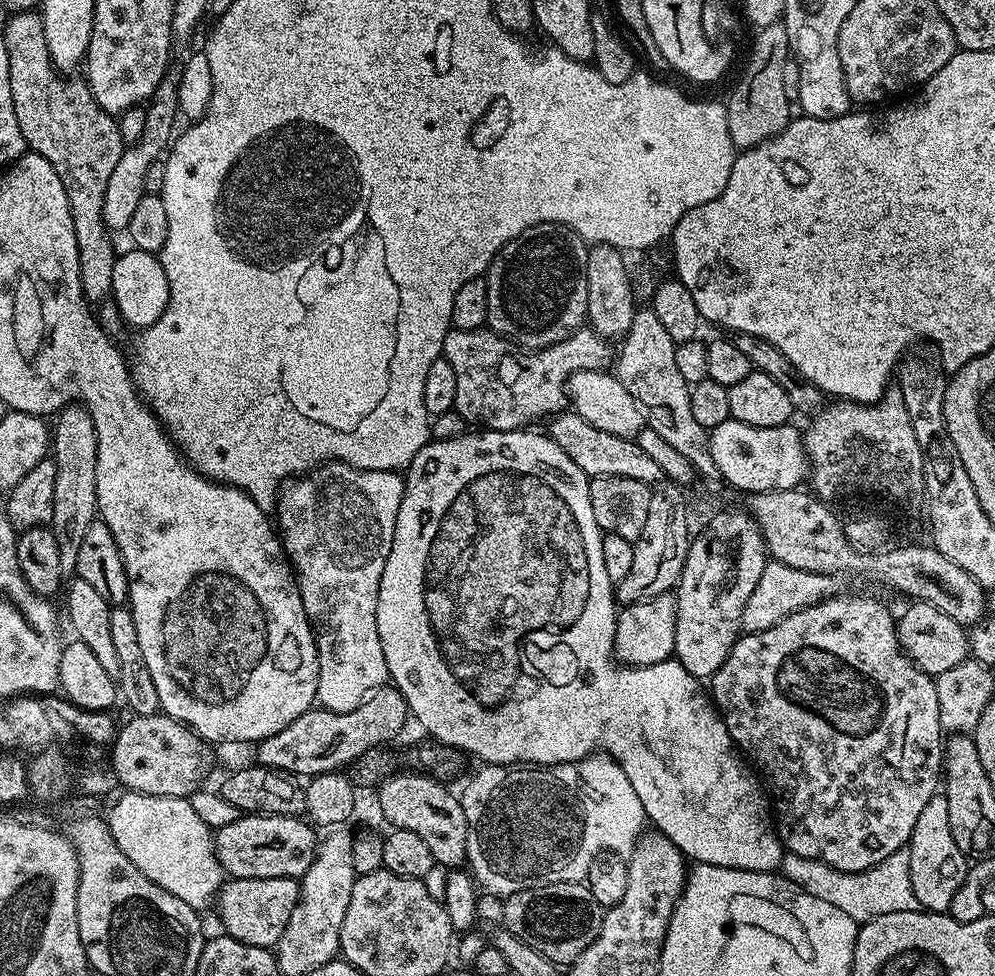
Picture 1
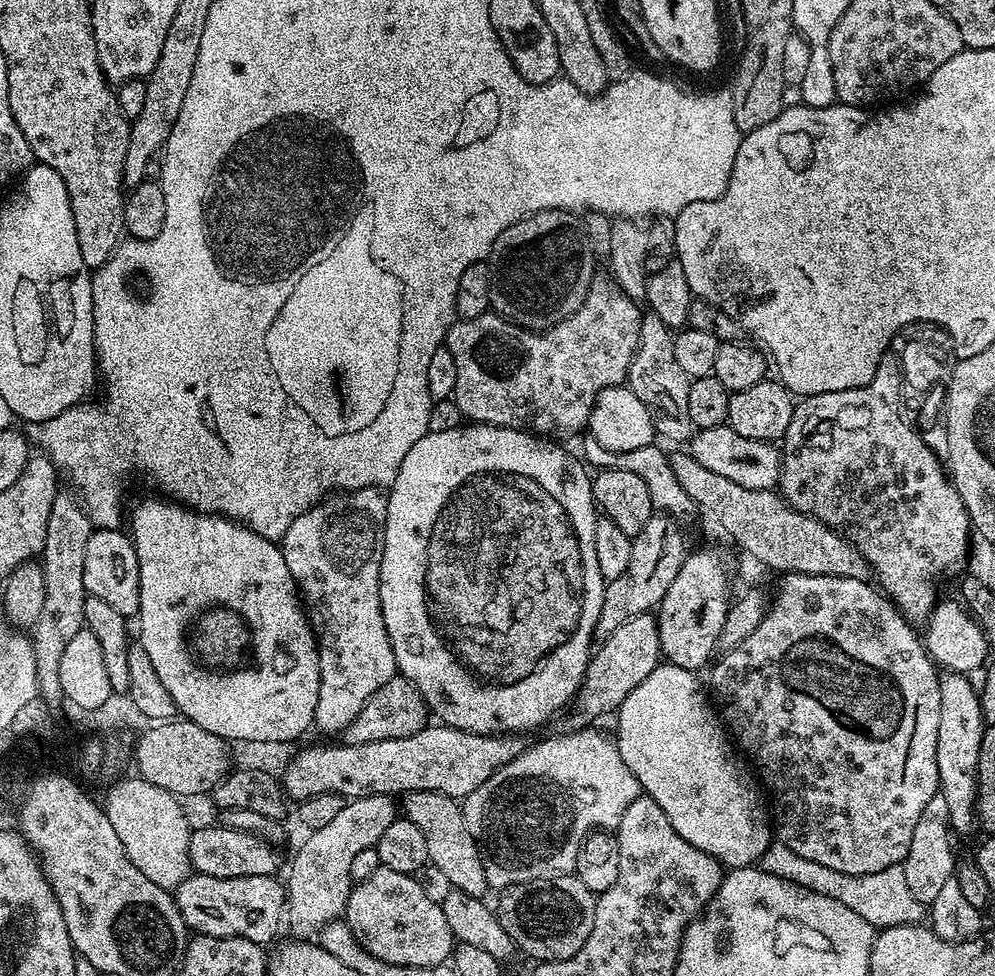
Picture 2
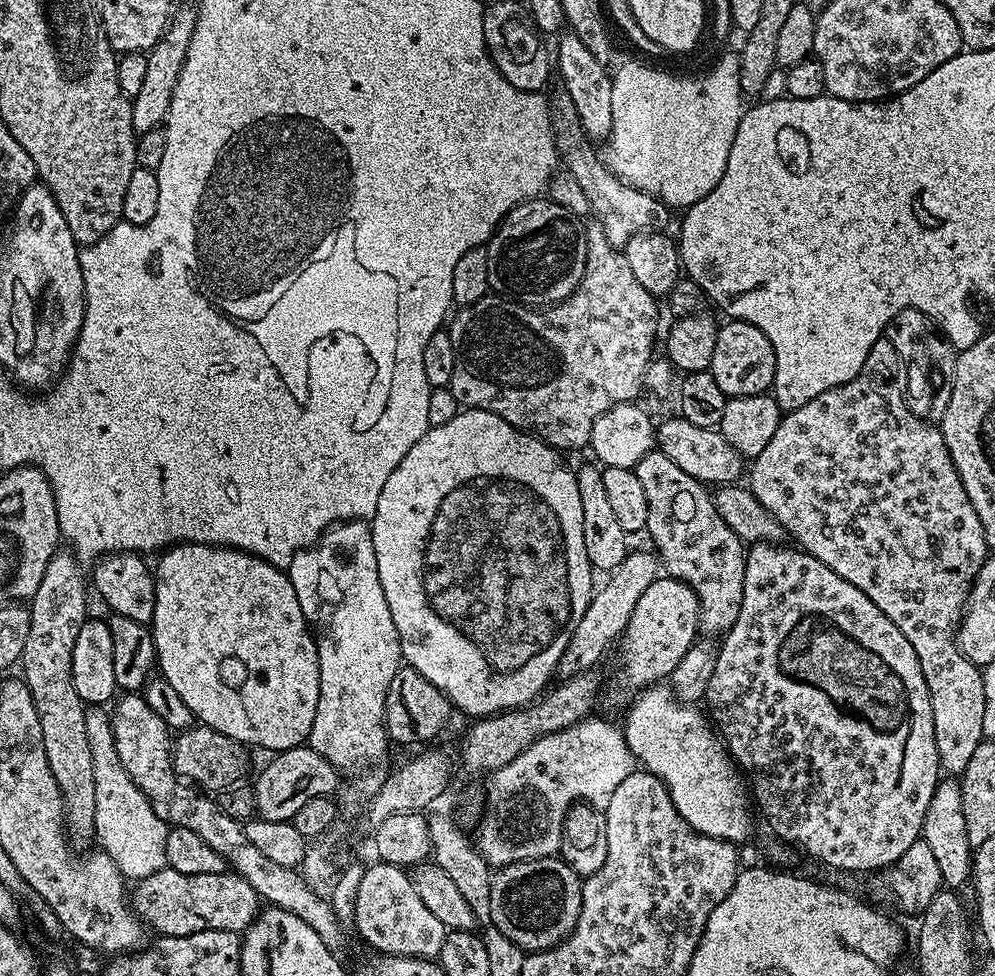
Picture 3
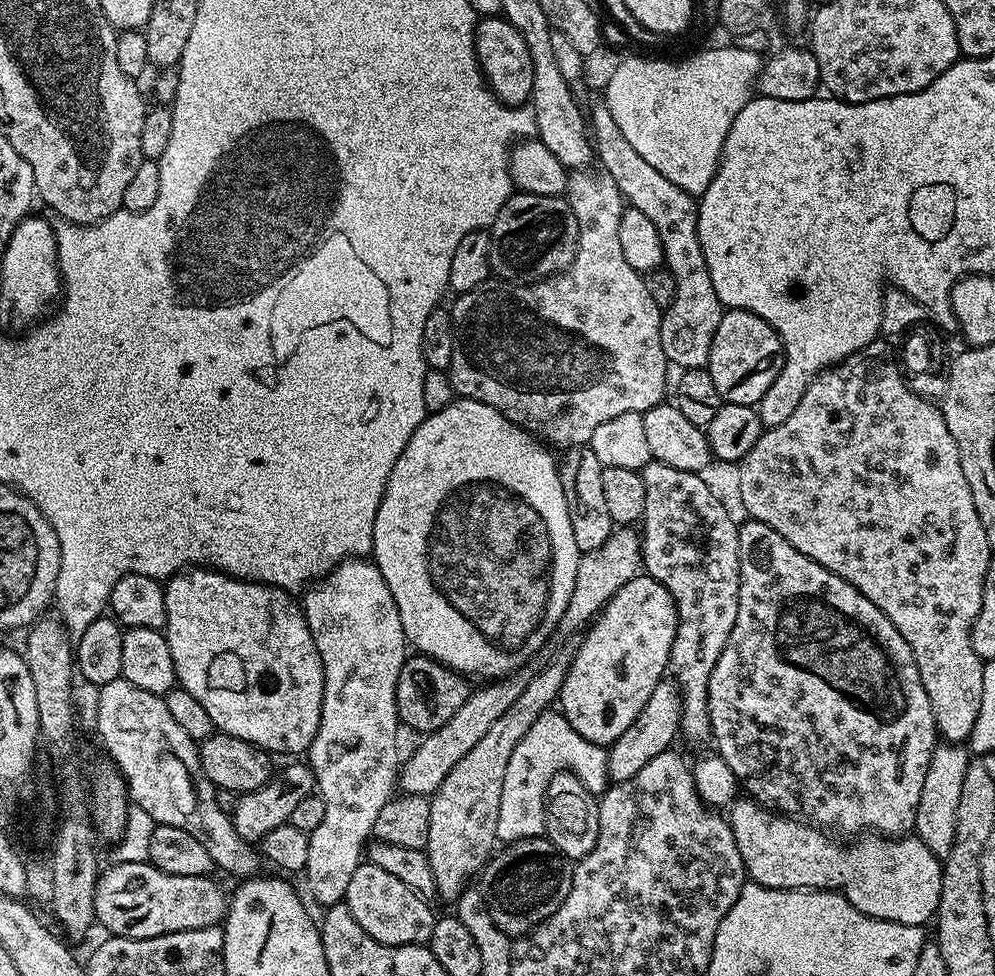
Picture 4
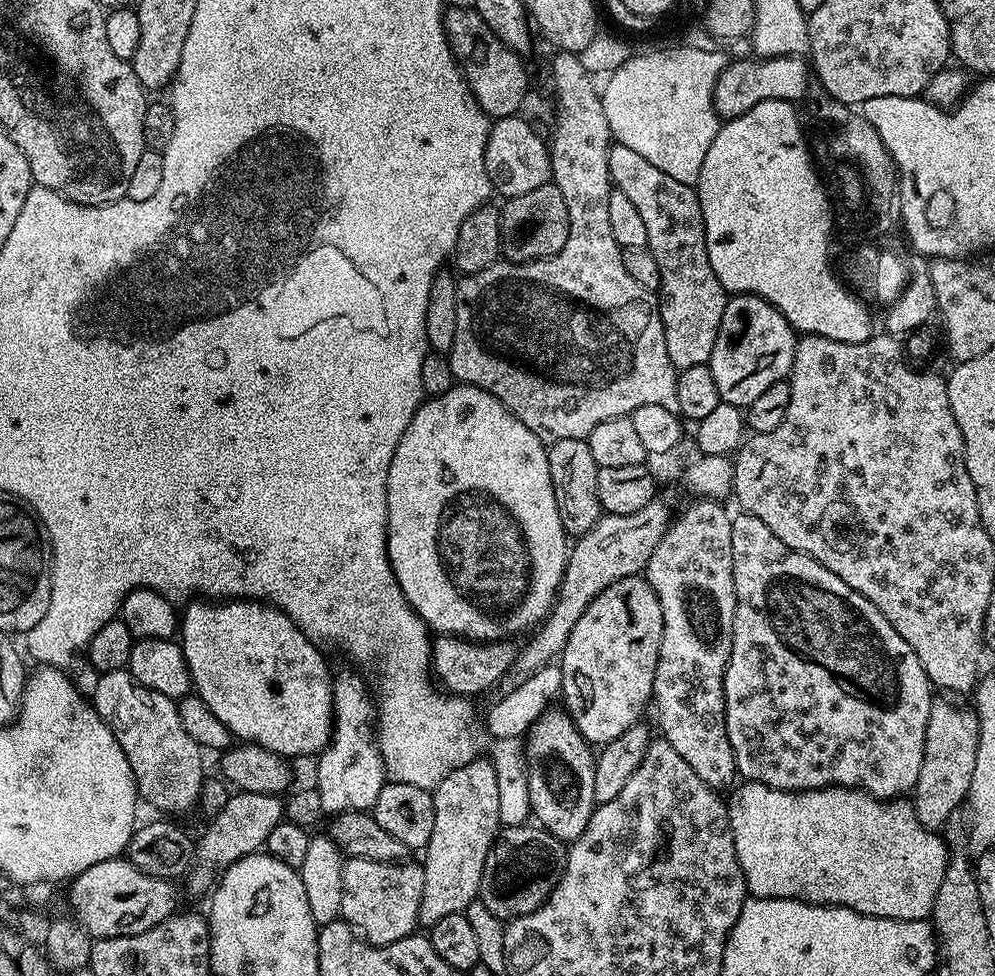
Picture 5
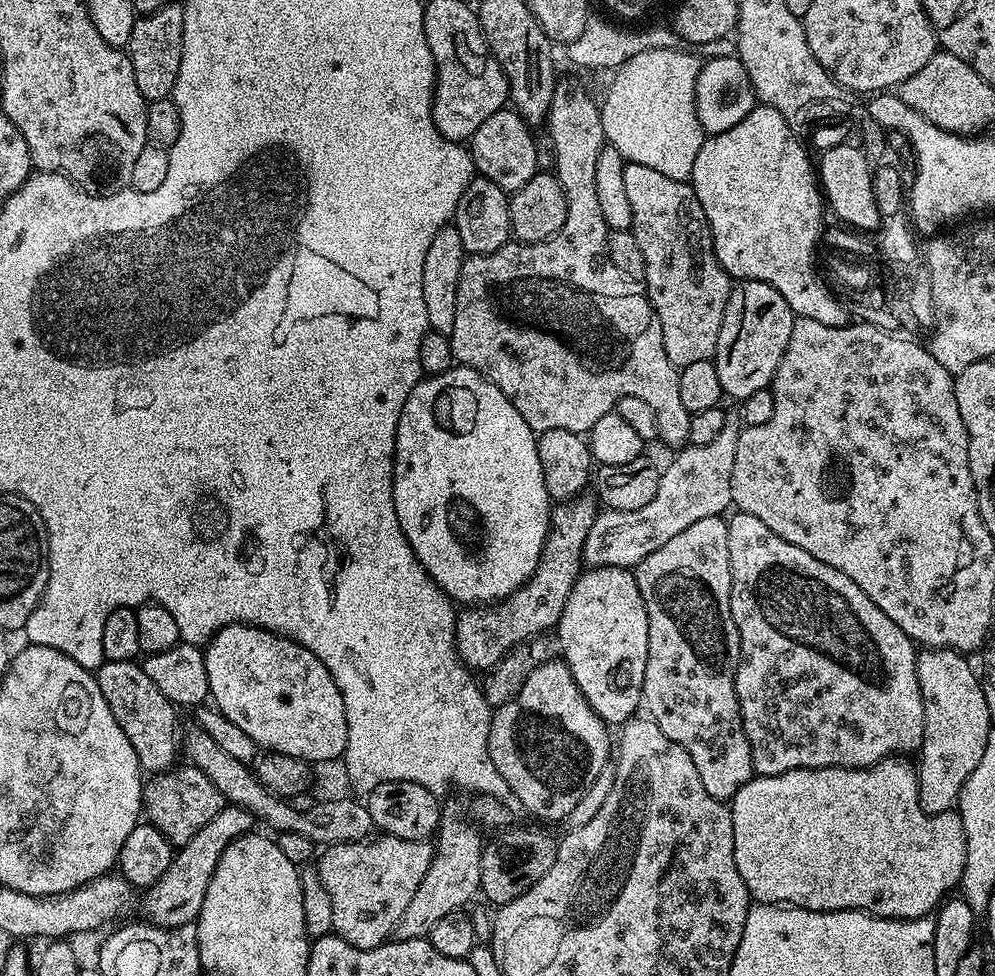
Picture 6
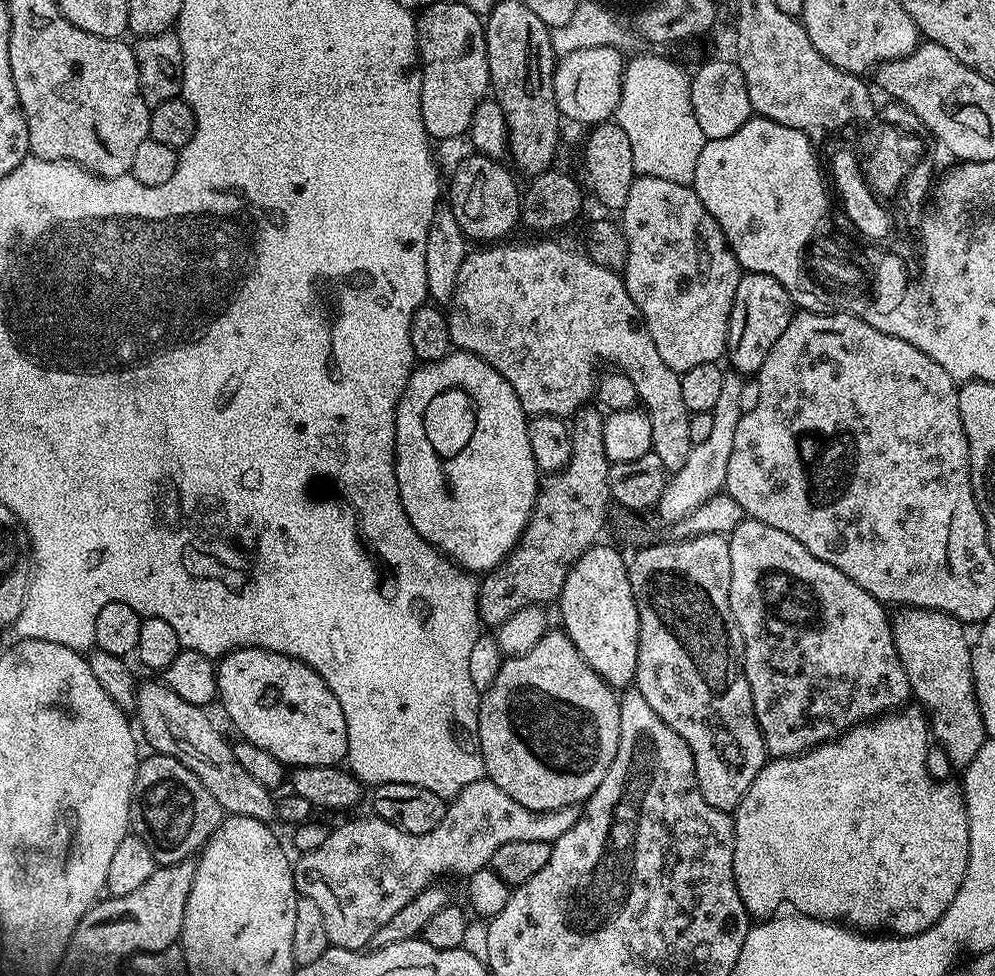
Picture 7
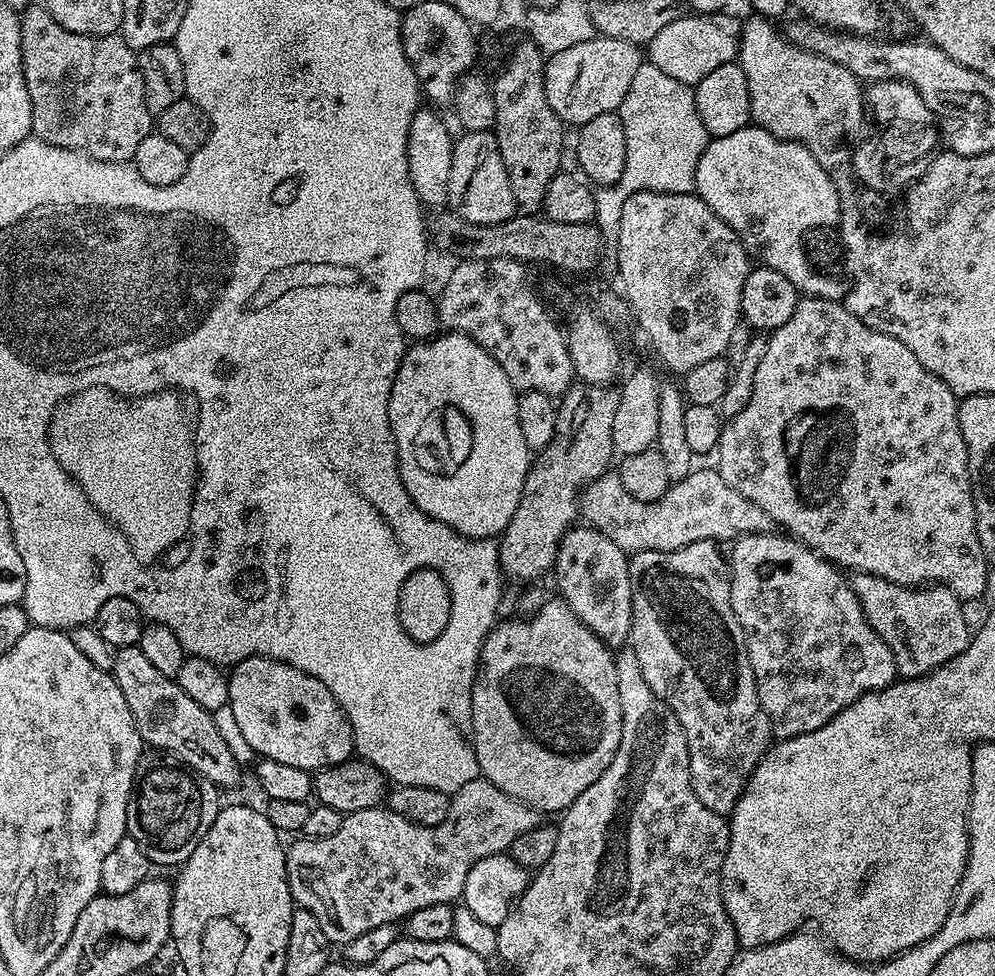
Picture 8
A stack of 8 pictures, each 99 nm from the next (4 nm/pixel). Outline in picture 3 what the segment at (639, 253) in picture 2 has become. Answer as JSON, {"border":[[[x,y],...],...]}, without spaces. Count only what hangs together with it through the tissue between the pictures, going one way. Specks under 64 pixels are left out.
{"border":[[[563,90],[557,91],[555,100],[550,104],[552,110],[552,131],[556,138],[556,146],[558,149],[559,159],[564,160],[567,175],[574,178],[574,182],[578,182],[578,186],[582,186],[582,190],[586,190],[586,198],[588,199],[589,209],[596,212],[595,219],[604,230],[604,237],[618,249],[623,249],[624,245],[630,242],[630,238],[634,238],[640,232],[650,232],[653,230],[667,229],[669,209],[651,192],[641,192],[639,188],[633,188],[631,184],[625,184],[611,167],[595,152],[593,141],[587,139],[584,135],[584,127],[580,124],[578,118],[578,110],[574,106],[574,102],[570,102],[570,98]]]}

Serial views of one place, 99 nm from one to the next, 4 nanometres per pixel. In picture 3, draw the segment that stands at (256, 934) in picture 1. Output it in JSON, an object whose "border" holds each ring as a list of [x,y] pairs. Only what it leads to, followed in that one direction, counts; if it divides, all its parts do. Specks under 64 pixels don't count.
{"border":[[[167,866],[139,881],[131,889],[130,903],[140,920],[160,936],[185,936],[206,930],[243,934],[262,908],[254,886],[231,870],[218,874],[182,874]]]}

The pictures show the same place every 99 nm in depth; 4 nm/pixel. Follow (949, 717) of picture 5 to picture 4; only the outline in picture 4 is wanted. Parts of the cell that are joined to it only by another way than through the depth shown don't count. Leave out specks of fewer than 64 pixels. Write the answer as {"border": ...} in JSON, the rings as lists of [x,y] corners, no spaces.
{"border":[[[956,742],[937,743],[926,770],[926,782],[922,782],[922,795],[916,807],[914,835],[935,856],[948,857],[954,846],[954,834],[958,826],[958,801],[962,795],[962,782],[966,778],[966,766],[970,759],[967,747]]]}

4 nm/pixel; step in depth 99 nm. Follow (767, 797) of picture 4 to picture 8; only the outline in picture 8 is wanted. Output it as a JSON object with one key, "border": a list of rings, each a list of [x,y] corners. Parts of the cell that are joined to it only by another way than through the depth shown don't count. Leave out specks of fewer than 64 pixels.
{"border":[[[776,535],[741,536],[731,545],[730,602],[734,618],[738,618],[738,626],[742,626],[750,670],[754,670],[758,702],[762,710],[766,710],[773,737],[788,740],[791,736],[818,730],[860,696],[893,683],[898,673],[886,642],[878,638],[858,598],[852,593],[851,583],[843,580],[831,563],[817,558],[785,535]]]}

